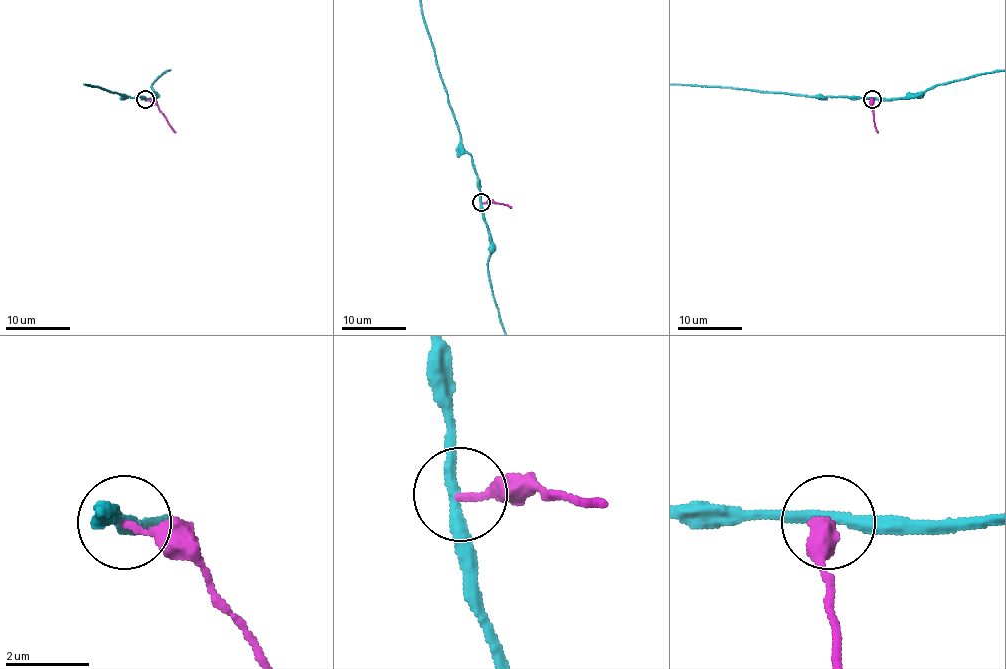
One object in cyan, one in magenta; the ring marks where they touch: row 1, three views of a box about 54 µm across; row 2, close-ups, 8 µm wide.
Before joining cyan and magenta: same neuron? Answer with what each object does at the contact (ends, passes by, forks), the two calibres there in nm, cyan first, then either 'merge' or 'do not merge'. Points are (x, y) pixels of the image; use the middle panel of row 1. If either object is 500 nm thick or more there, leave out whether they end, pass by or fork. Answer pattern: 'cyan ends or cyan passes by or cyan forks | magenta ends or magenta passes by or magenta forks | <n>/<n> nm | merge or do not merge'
cyan passes by | magenta ends | 280/190 nm | do not merge

